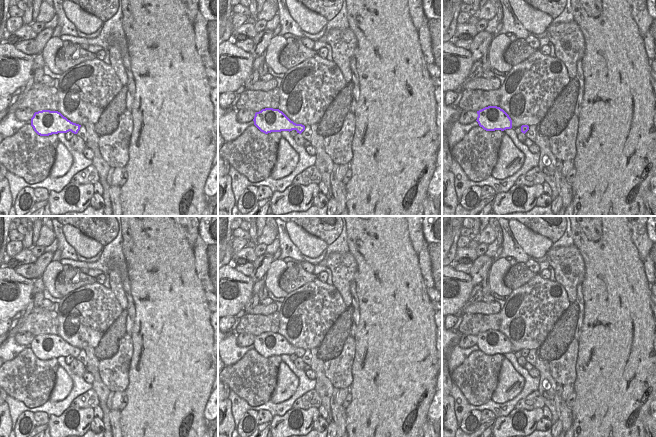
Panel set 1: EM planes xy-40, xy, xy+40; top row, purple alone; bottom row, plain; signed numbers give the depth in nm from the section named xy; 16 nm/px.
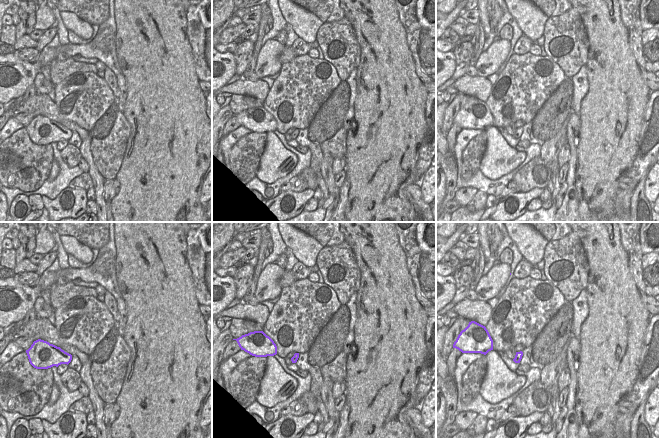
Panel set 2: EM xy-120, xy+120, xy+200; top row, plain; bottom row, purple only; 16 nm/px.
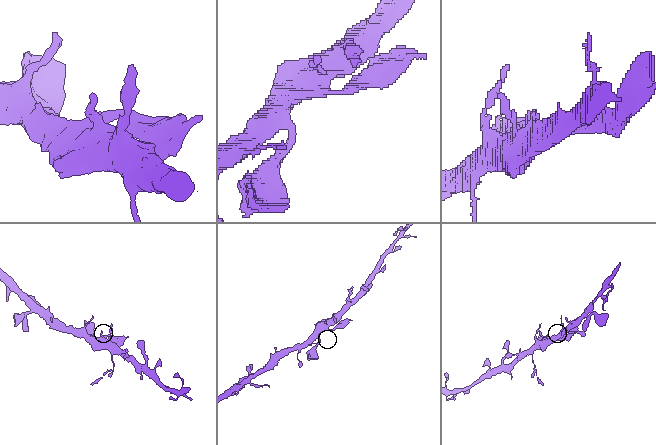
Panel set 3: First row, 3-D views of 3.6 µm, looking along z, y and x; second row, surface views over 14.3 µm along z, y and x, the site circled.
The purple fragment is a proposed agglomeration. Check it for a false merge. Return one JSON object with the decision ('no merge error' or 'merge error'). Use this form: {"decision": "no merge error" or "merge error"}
{"decision": "no merge error"}

